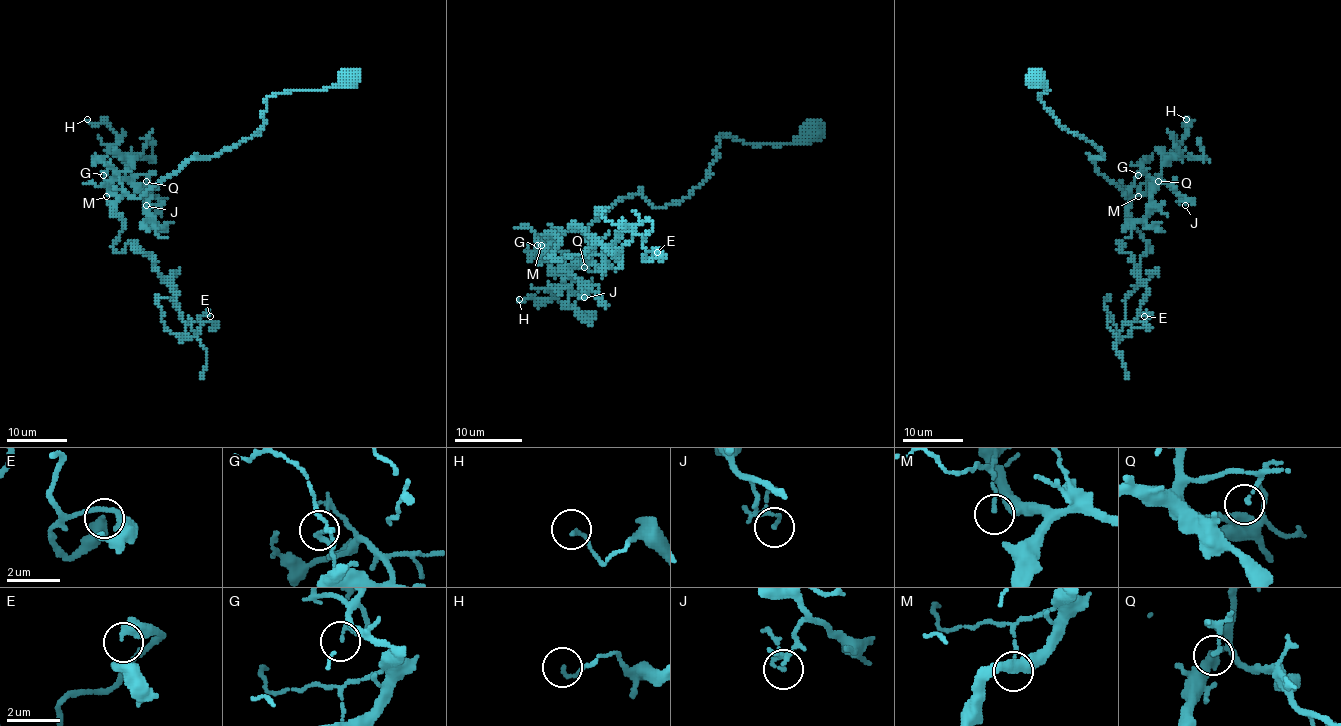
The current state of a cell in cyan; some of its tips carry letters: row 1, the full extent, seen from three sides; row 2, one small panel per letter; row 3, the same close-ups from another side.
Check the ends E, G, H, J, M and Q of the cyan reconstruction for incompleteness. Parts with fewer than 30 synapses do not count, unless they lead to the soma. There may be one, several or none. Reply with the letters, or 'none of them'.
none of them

